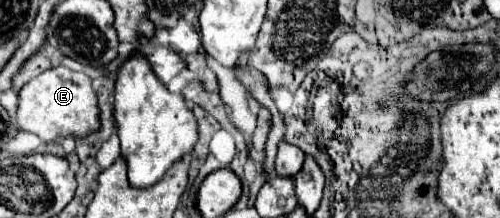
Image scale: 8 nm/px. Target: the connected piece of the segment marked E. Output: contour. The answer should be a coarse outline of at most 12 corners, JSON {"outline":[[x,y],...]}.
{"outline":[[50,68],[18,94],[22,130],[44,142],[100,130],[90,76]]}

